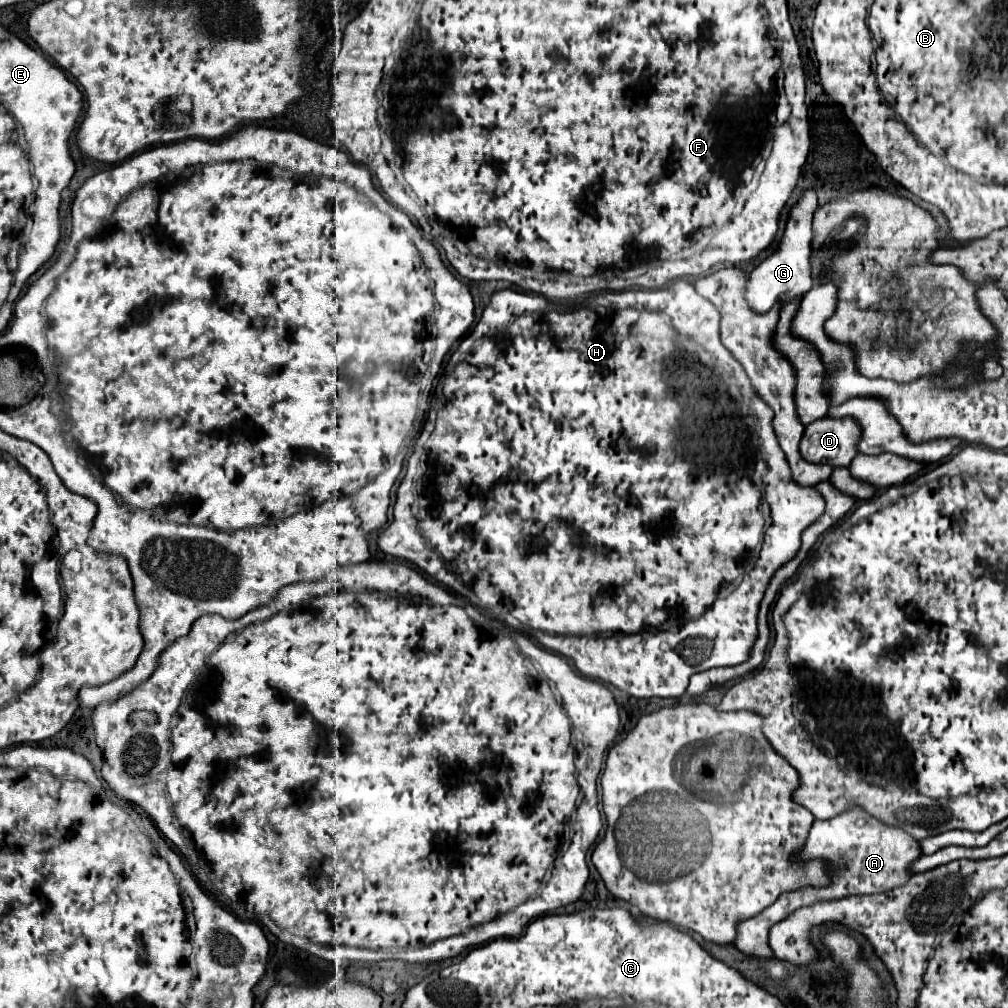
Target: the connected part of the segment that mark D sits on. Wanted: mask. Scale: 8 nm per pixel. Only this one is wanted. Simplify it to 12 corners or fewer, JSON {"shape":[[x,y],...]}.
{"shape":[[851,418],[815,420],[799,444],[811,464],[847,466],[861,430]]}

